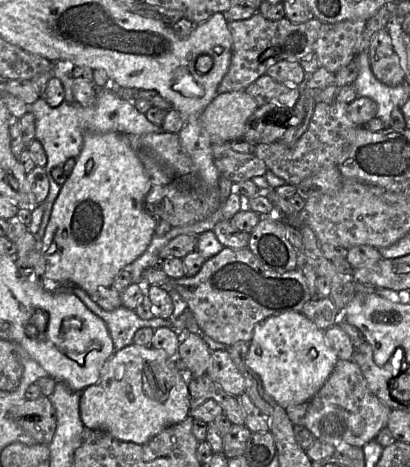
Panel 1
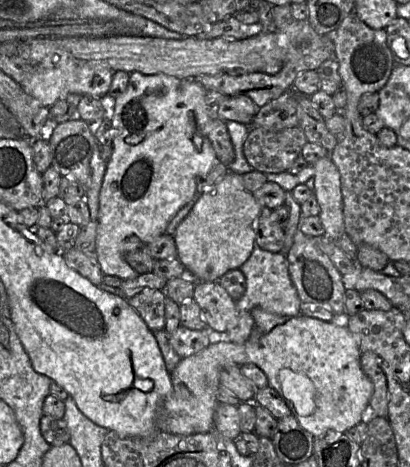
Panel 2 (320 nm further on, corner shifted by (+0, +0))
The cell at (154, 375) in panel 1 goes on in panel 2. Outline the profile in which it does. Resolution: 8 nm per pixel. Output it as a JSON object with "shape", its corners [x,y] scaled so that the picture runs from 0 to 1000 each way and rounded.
{"shape":[[[737,672],[702,681],[690,694],[668,700],[620,732],[602,728],[595,734],[559,730],[515,734],[488,754],[444,767],[415,797],[420,835],[395,863],[383,891],[383,916],[388,923],[424,931],[517,923],[527,893],[539,788],[559,779],[588,784],[617,777],[646,799],[654,814],[651,827],[678,839],[732,912],[768,938],[798,925],[841,927],[900,889],[910,822],[880,786],[880,756],[846,700]]]}

